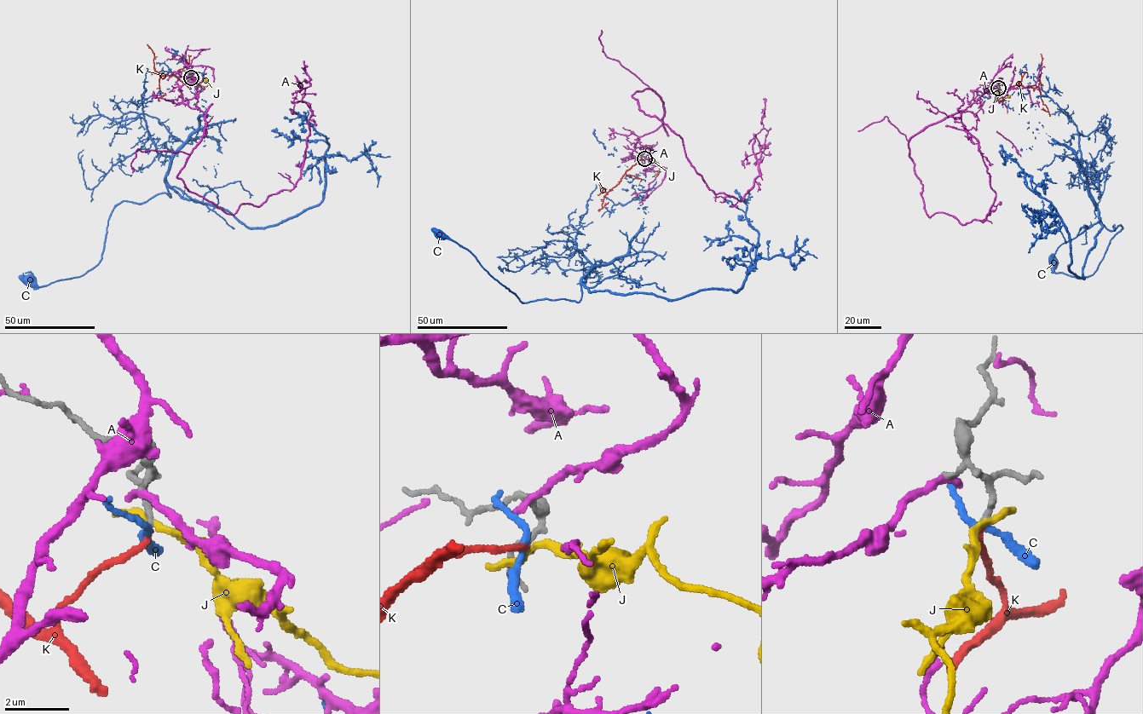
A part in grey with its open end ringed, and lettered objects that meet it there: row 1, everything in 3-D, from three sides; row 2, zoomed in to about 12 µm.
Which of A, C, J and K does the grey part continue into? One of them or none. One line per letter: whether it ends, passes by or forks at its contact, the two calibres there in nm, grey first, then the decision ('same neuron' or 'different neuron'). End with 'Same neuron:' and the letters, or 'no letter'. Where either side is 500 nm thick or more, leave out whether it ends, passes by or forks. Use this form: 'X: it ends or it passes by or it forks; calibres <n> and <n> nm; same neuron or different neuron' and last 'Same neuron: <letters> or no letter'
A: it ends; calibres 150 and 280 nm; different neuron
C: it passes by; calibres 180 and 190 nm; different neuron
J: it passes by; calibres 200 and 200 nm; different neuron
K: it ends; calibres 180 and 170 nm; same neuron
Same neuron: K

